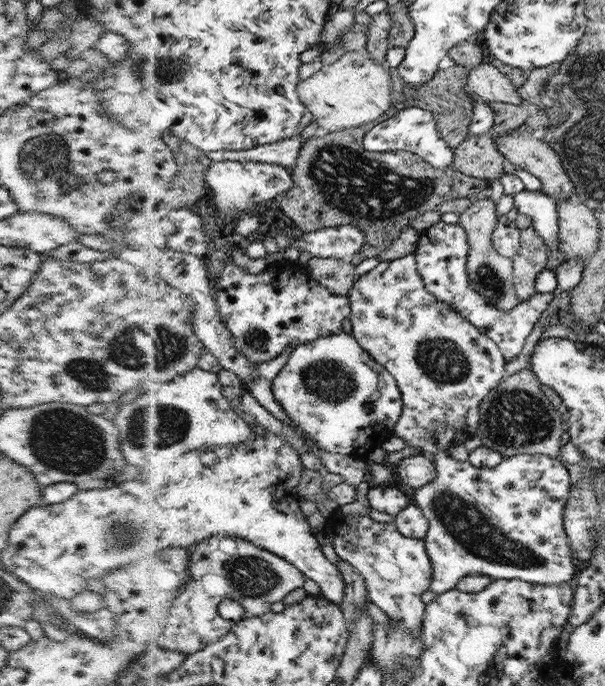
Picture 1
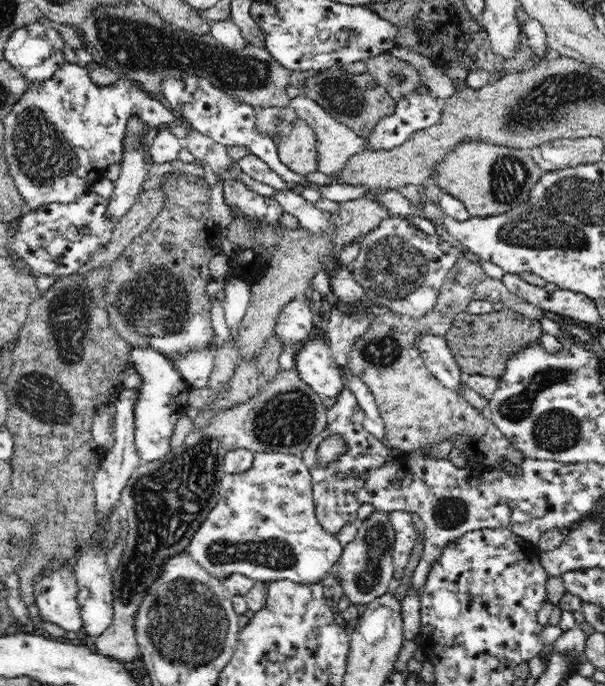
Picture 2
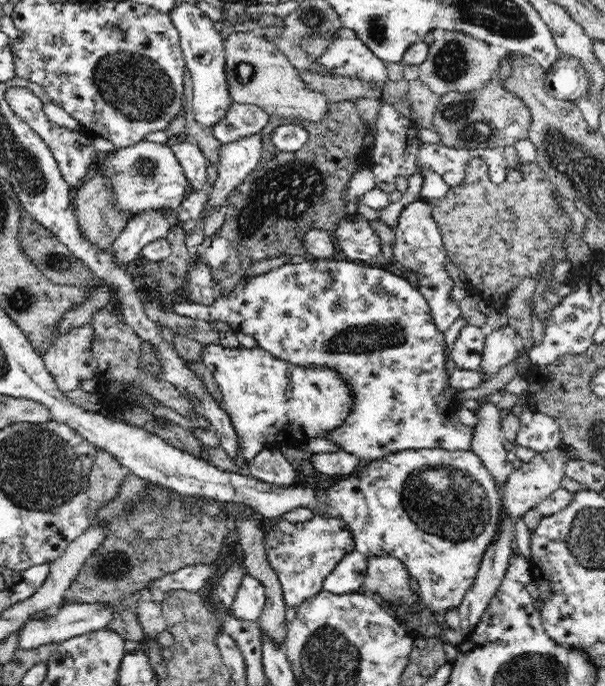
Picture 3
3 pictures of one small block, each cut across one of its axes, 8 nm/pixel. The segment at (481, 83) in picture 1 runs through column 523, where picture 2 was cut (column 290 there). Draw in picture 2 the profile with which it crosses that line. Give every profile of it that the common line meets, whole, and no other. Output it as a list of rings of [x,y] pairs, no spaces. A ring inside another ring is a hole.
[[[301,94],[290,100],[290,106],[297,113],[299,119],[304,120],[314,130],[318,143],[319,162],[318,171],[328,174],[341,171],[352,155],[362,153],[369,146],[369,138],[356,135],[350,128],[341,122],[336,121],[326,113],[326,110],[319,106],[314,100],[307,98],[306,94]]]

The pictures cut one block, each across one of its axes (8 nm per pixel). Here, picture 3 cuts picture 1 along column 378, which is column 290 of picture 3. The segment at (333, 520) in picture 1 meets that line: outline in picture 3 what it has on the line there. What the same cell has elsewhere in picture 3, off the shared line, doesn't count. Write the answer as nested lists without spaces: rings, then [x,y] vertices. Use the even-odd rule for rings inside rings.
[[[316,508],[306,522],[276,522],[265,536],[265,547],[272,566],[282,582],[288,607],[298,608],[308,598],[322,592],[323,582],[347,554],[356,550],[351,526],[341,517]]]

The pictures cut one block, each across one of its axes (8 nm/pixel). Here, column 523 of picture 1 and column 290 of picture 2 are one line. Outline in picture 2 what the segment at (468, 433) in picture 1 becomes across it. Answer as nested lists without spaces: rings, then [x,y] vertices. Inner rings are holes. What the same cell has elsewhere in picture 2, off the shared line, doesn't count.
[[[256,452],[252,468],[244,473],[223,476],[219,493],[220,500],[196,530],[186,550],[212,577],[223,582],[230,574],[240,573],[254,582],[290,580],[300,584],[316,584],[335,569],[343,547],[336,535],[319,523],[311,474],[300,454]]]

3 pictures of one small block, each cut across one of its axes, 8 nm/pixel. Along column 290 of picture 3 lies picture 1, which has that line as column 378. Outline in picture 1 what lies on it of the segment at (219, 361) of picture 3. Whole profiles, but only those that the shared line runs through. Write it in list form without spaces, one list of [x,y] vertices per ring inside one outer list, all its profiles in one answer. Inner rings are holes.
[[[353,333],[323,336],[297,346],[273,385],[291,420],[324,450],[364,459],[394,438],[402,397],[394,375]]]

